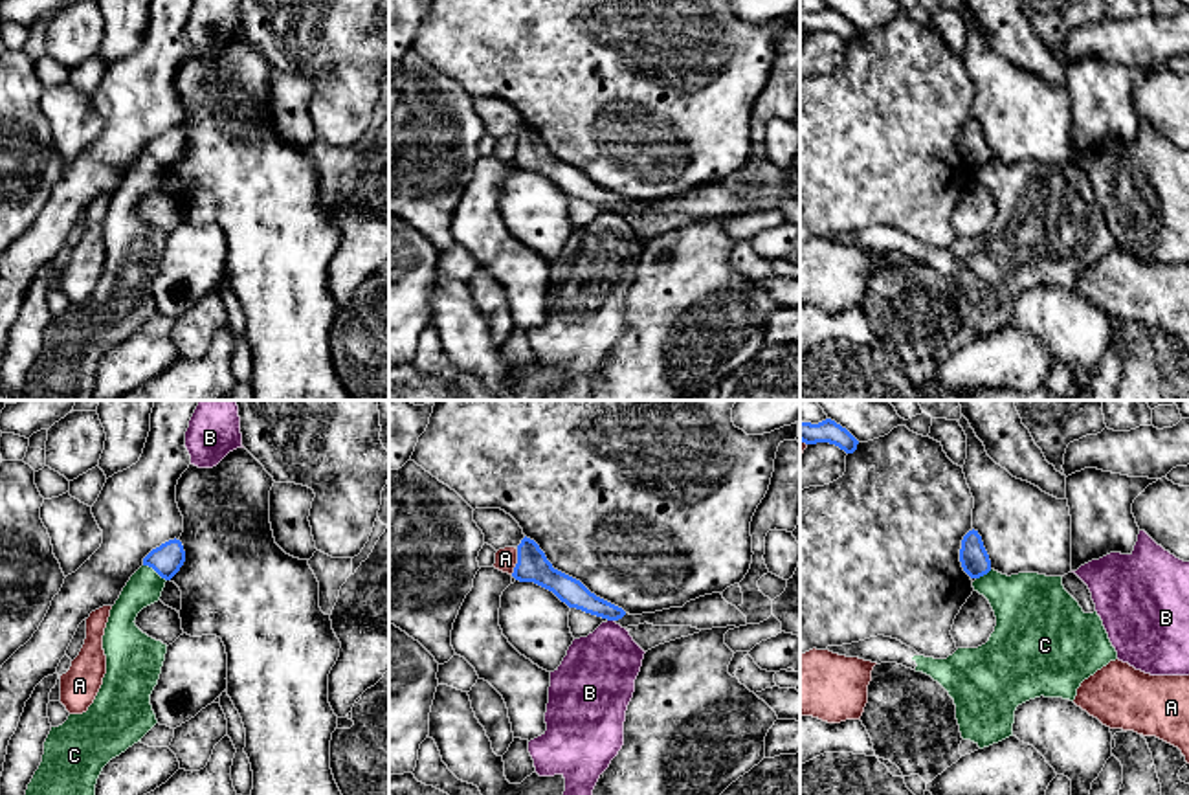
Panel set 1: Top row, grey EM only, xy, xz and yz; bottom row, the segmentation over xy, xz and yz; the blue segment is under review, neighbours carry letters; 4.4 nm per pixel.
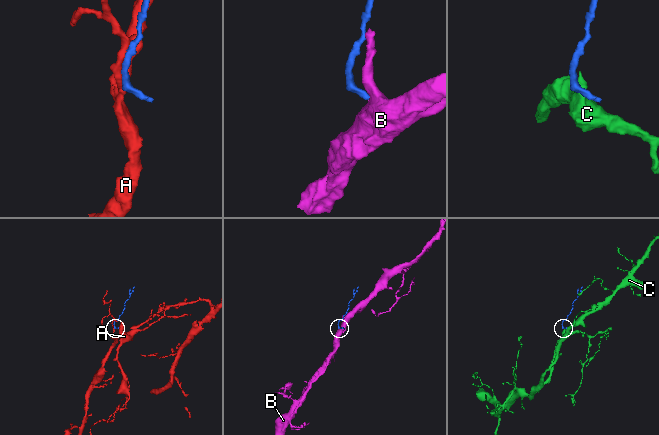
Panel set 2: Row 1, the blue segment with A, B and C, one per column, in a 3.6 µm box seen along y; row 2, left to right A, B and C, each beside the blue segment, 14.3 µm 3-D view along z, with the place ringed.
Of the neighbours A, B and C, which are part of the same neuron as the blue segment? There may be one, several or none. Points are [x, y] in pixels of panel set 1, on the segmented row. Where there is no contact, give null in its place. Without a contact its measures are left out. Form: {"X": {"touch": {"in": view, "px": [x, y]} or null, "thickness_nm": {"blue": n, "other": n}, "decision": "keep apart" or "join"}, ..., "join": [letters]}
{"A": {"touch": {"in": "xz", "px": [518, 562]}, "thickness_nm": {"blue": 140, "other": 100}, "decision": "keep apart"}, "B": {"touch": {"in": "xz", "px": [611, 619]}, "thickness_nm": {"blue": 120, "other": 320}, "decision": "keep apart"}, "C": {"touch": {"in": "xy", "px": [155, 570]}, "thickness_nm": {"blue": 140, "other": 150}, "decision": "keep apart"}, "join": []}

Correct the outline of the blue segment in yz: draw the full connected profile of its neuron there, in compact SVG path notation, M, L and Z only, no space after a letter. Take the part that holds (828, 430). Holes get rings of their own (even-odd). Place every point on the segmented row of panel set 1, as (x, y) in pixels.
M831 419L818 424L800 422L800 441L806 444L829 442L846 453L853 453L859 444L859 441L846 428Z

